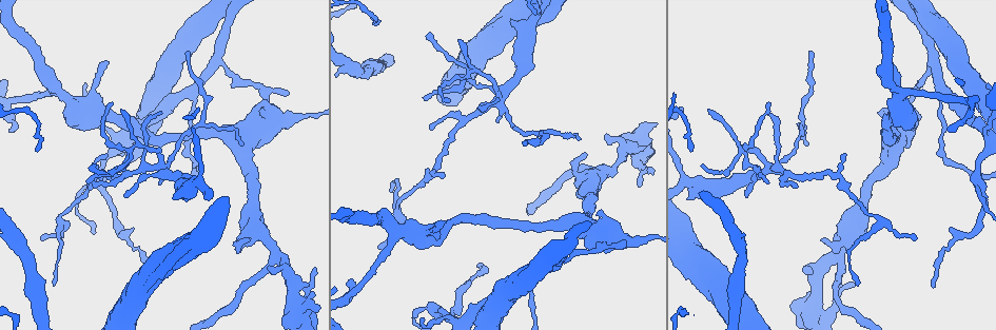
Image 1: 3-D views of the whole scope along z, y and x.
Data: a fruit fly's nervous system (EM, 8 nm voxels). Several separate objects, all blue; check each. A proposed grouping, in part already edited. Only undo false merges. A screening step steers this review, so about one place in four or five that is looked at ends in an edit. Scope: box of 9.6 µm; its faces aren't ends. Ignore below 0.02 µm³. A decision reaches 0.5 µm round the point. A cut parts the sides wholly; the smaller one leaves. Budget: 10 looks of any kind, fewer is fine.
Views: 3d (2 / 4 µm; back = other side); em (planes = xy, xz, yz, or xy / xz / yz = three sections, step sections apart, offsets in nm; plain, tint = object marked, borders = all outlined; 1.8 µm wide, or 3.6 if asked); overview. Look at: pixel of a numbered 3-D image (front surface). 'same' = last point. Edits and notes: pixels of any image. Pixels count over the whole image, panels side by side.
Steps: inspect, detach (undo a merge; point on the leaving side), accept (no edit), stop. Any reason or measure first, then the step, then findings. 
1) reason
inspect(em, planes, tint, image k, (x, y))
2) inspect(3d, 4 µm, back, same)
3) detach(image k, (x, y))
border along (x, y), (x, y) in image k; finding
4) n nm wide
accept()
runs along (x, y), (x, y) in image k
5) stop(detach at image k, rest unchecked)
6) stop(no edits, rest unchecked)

thick turns thin
inspect(3d, 4 µm, image 1, (289, 121))

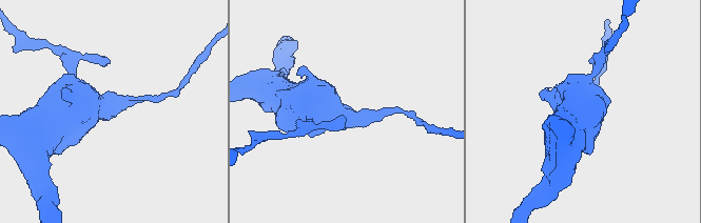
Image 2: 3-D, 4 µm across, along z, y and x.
now the EM
inspect(em, 3.6 µm, planes, plain, image 2, (350, 113))

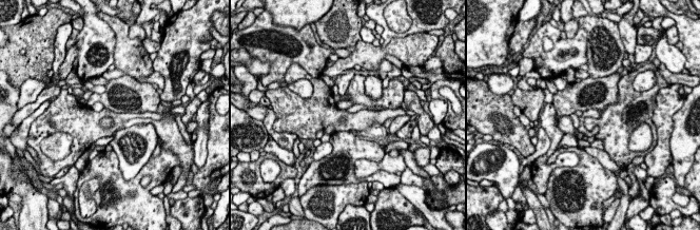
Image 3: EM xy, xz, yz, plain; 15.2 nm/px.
see the neighbours
inspect(em, 3.6 µm, planes, borders, same)

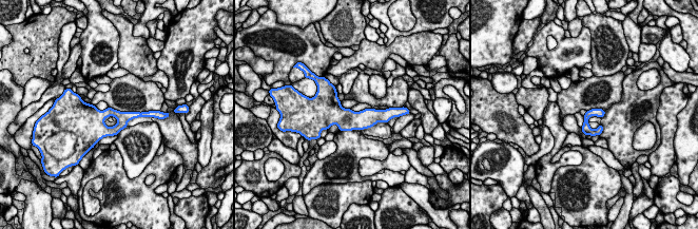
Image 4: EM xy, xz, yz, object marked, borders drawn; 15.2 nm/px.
accept()
runs along (322, 113), (342, 117), (383, 115) in image 4; all the same cell

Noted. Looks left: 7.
abrupt turn
inspect(3d, 4 µm, image 1, (940, 153))

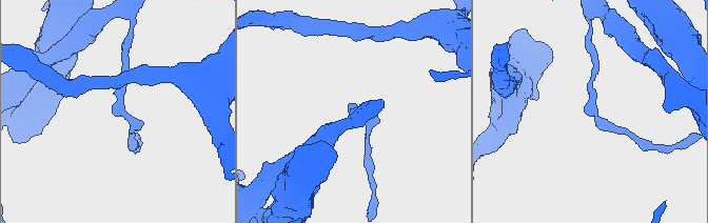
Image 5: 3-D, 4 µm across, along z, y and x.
need the tissue
inspect(em, 3.6 µm, planes, tint, image 5, (119, 104))

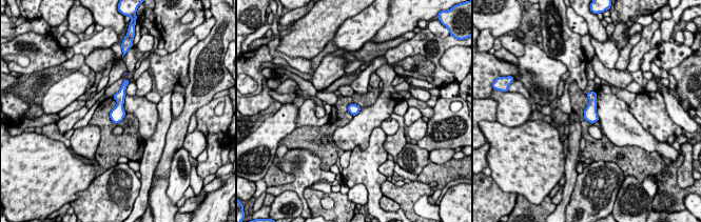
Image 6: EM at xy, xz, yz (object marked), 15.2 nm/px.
accept()
all the same cell

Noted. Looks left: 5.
sharp bend
inspect(3d, 2 µm, back, image 1, (919, 25))

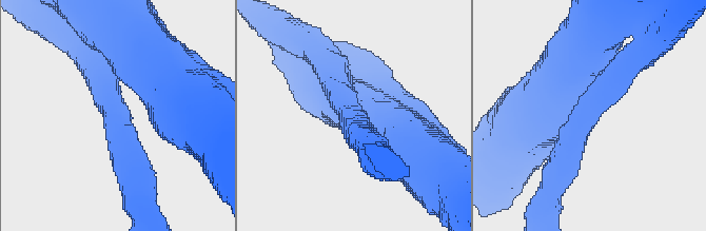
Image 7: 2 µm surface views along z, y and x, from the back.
3 arms; arms of 260, 280, 550 nm; now the EM
inspect(em, planes, tint, image 7, (116, 107))

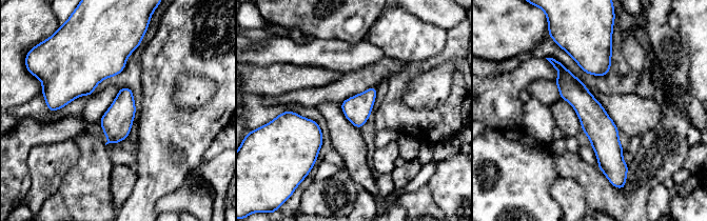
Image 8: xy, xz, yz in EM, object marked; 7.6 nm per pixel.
accept()
runs along (554, 62), (604, 135), (606, 172) in image 8; continuous, no second cell

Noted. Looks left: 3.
sudden change in width
inspect(3d, 2 µm, back, image 1, (814, 303))

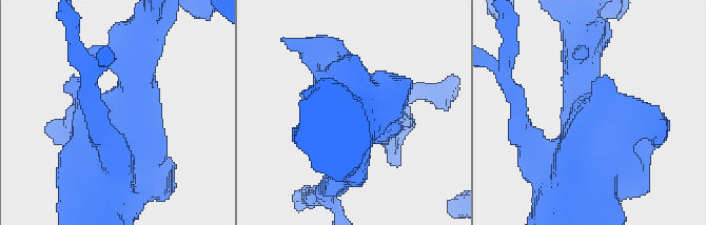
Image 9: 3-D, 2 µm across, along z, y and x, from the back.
inspect(em, planes, tint, image 9, (591, 122))

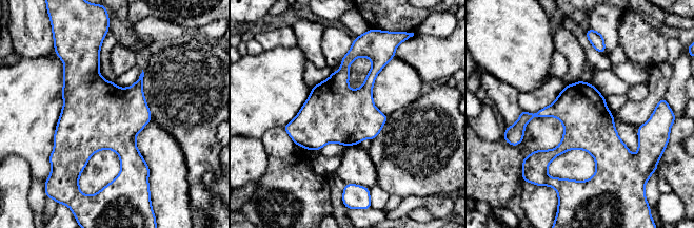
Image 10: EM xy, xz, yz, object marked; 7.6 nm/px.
accept()
all the same cell

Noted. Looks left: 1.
stop(no edits, rest unchecked)

